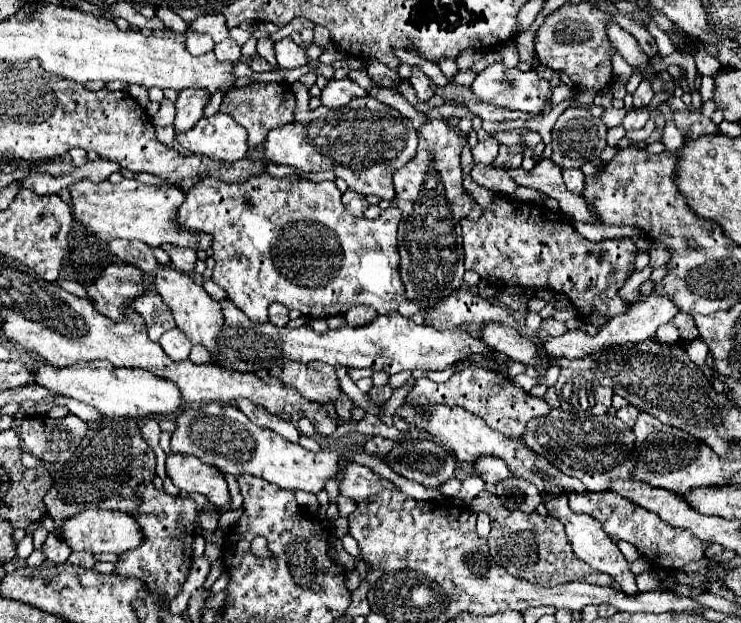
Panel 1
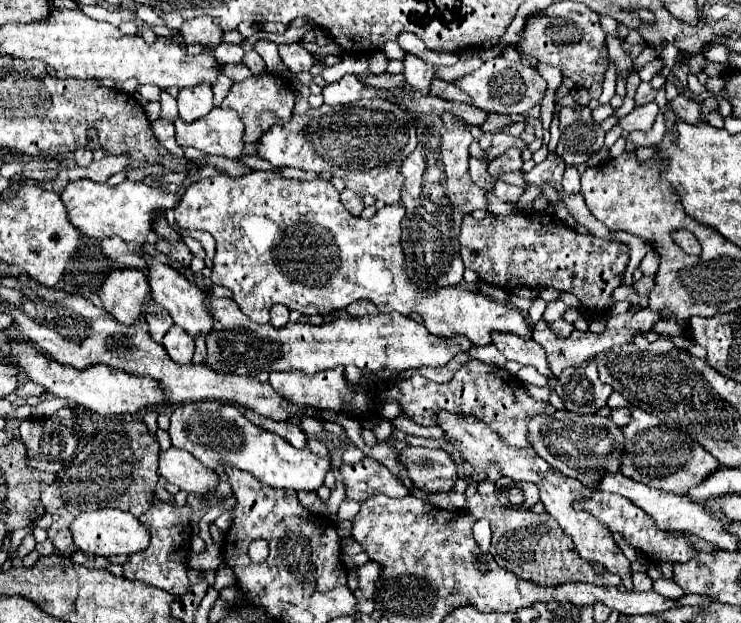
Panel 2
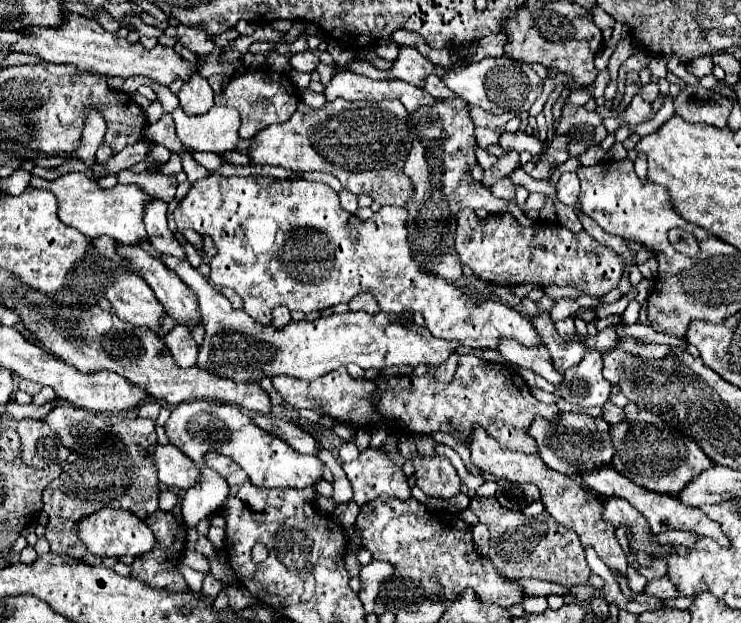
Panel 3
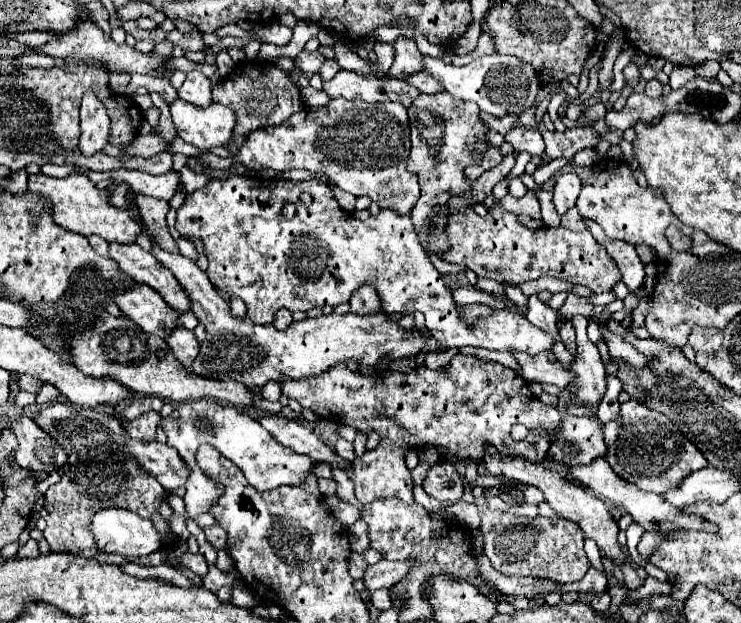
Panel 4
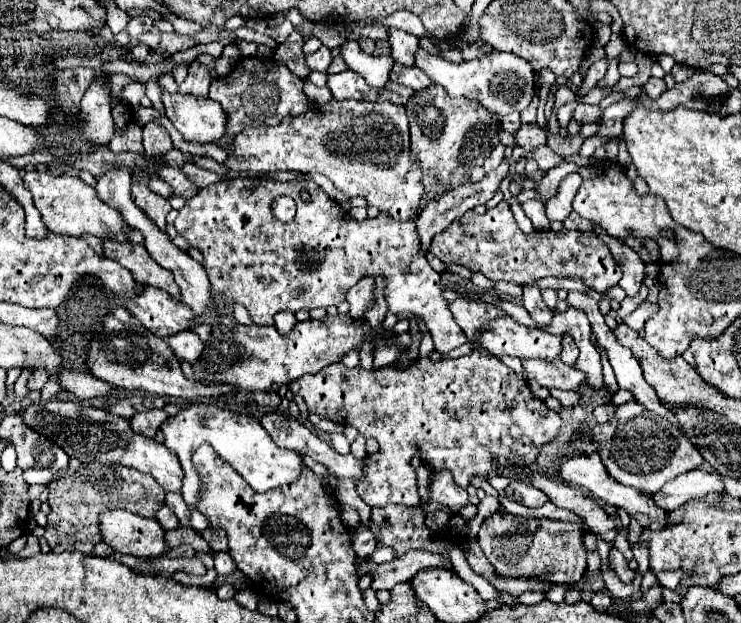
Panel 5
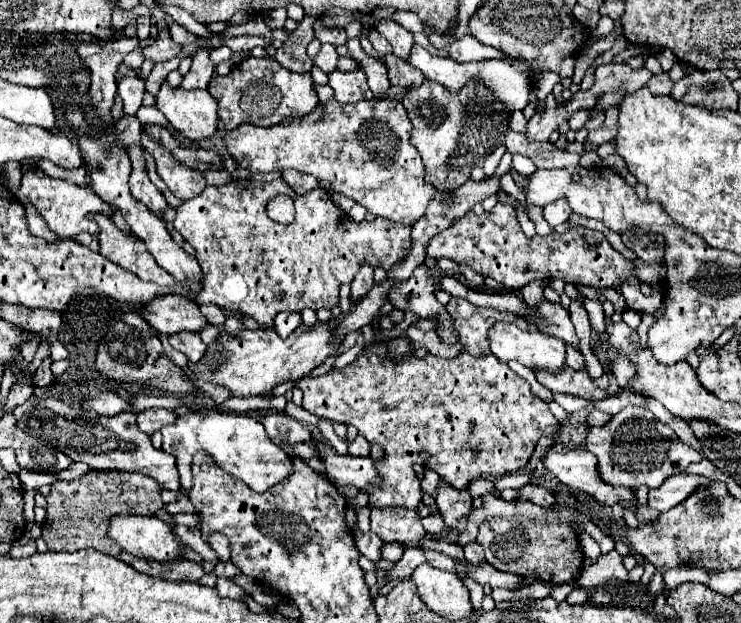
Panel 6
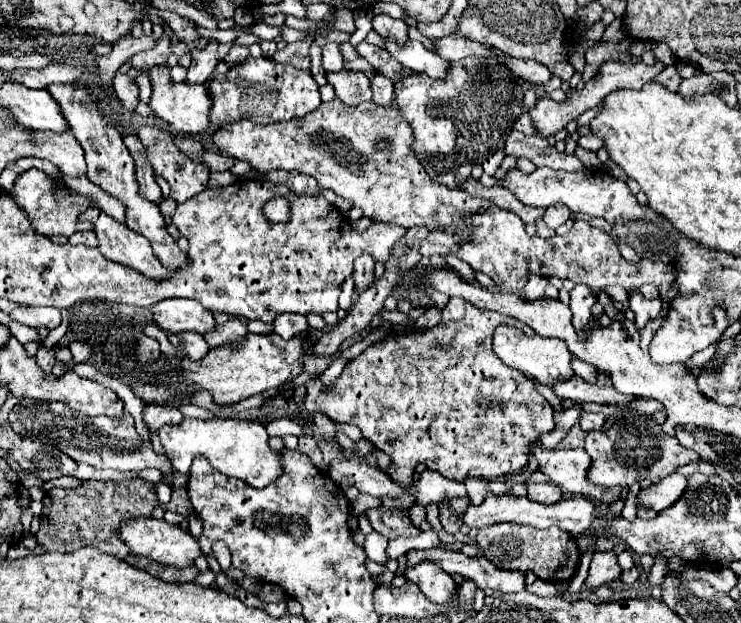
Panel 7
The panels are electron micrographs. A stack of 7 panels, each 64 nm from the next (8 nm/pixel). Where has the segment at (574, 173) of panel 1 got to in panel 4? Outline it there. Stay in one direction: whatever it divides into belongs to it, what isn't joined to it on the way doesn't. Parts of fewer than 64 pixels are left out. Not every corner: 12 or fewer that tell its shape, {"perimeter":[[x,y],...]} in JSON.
{"perimeter":[[564,174],[554,186],[558,216],[576,204],[580,178]]}

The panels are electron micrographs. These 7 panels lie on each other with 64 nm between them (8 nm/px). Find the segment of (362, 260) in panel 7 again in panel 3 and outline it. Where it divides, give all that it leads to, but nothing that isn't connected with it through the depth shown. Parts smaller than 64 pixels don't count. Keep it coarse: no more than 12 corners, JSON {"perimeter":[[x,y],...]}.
{"perimeter":[[360,292],[350,300],[350,310],[380,312],[370,292]]}

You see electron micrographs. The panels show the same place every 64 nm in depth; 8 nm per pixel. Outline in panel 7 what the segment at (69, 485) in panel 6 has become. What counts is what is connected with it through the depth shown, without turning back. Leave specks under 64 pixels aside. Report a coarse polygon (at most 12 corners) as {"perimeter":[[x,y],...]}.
{"perimeter":[[86,480],[44,496],[36,542],[118,560],[120,524],[150,516],[154,486]]}

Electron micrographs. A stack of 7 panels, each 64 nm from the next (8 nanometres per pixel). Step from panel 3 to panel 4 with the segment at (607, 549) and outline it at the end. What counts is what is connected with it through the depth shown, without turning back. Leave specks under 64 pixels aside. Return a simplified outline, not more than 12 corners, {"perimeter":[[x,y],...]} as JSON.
{"perimeter":[[486,448],[488,474],[540,488],[610,560],[626,556],[608,506],[556,470]]}

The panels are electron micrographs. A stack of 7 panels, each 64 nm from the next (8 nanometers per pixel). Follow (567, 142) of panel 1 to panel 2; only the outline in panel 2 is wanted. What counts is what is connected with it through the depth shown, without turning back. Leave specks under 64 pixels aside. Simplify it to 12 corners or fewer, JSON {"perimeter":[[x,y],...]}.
{"perimeter":[[590,108],[560,110],[556,154],[584,164],[604,144]]}

